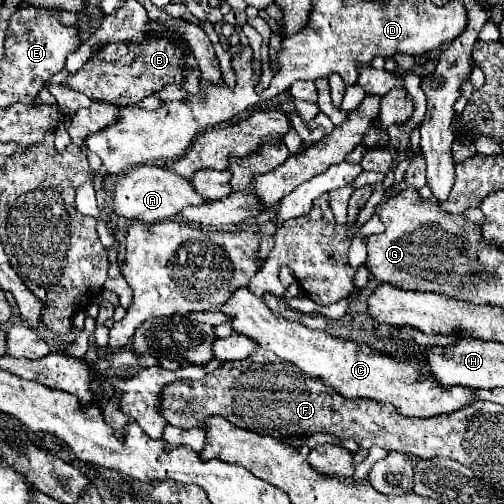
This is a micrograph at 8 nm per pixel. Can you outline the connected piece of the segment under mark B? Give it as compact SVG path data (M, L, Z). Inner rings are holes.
M146 35L140 43L108 43L100 47L92 59L64 83L94 101L106 101L112 105L134 105L136 101L160 91L166 85L182 87L184 83L184 51L178 41L164 35Z

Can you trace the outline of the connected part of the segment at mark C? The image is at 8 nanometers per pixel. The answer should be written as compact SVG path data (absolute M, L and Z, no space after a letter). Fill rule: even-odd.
M236 289L228 303L224 305L226 315L232 317L232 327L254 339L262 349L274 351L278 357L294 363L310 377L320 377L332 389L344 397L368 397L380 403L392 403L404 417L434 417L442 413L452 413L474 401L468 387L440 387L426 369L396 363L380 351L368 345L358 345L328 335L326 331L310 331L298 323L292 323L276 313L272 313L262 297L256 297L248 289Z

